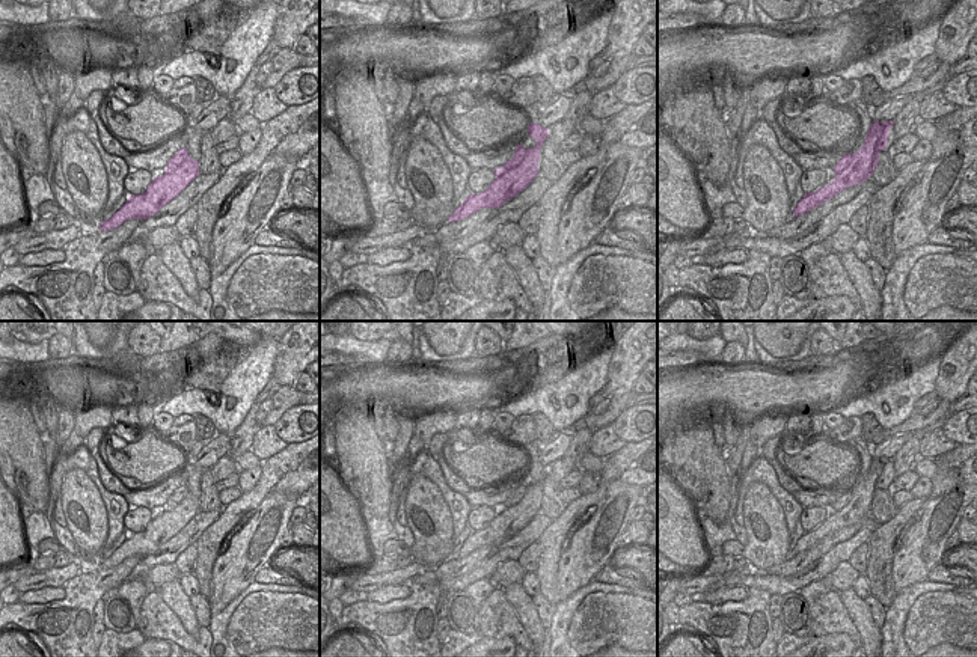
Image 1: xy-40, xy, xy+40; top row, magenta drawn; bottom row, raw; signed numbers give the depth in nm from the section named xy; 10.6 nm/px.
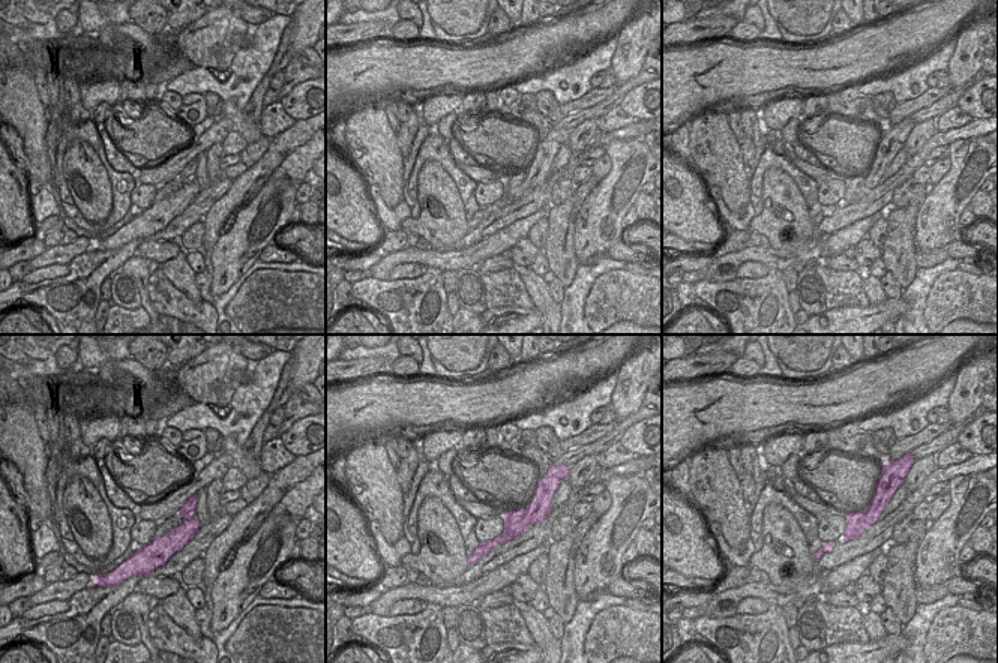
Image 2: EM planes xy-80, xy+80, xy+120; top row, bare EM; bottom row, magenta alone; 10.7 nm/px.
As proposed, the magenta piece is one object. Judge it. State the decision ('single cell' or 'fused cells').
fused cells

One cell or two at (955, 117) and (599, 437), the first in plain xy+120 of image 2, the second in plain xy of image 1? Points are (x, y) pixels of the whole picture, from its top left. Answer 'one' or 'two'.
one

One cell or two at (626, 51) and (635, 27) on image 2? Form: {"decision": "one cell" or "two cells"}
{"decision": "one cell"}

